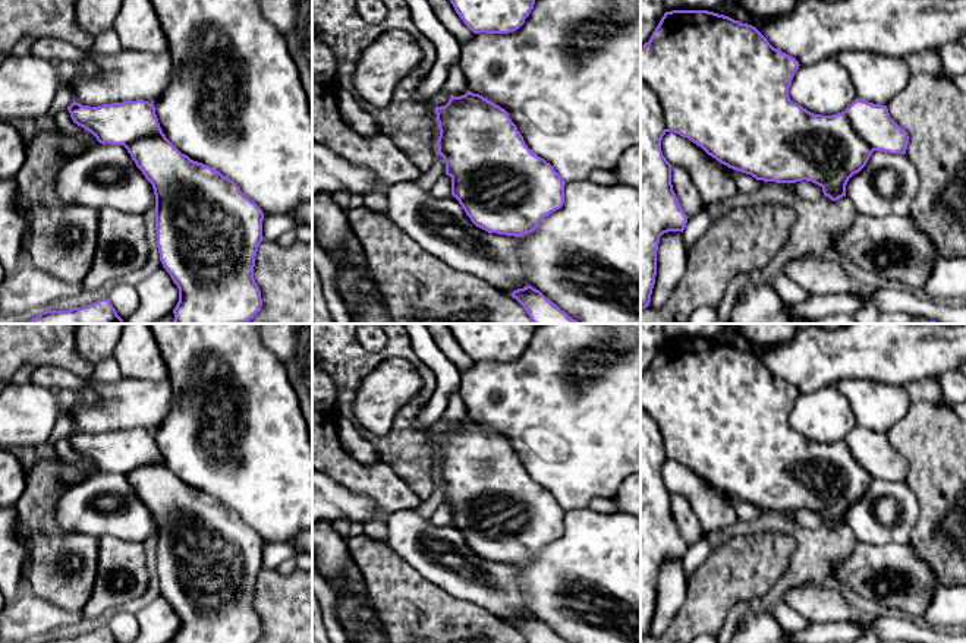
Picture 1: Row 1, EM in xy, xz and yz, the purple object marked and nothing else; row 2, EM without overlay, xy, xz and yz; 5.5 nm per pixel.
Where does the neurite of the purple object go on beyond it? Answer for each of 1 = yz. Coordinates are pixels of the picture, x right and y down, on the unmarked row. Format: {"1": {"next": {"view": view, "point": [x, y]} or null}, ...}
{"1": {"next": null}}

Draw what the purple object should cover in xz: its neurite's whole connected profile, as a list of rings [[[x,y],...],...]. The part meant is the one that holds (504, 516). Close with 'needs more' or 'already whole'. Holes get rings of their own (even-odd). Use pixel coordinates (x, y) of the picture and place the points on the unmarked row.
[[[468,419],[435,442],[451,523],[476,555],[519,565],[563,535],[566,510],[528,476],[504,436]]] | already whole

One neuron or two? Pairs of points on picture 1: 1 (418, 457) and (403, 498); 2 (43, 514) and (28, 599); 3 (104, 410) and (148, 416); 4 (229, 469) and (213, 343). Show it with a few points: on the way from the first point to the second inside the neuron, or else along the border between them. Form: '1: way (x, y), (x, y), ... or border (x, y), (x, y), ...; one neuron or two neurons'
1: border (384, 462), (421, 500); two neurons
2: border (27, 589), (59, 608); two neurons
3: way (115, 410), (138, 410); one neuron
4: way (226, 438), (226, 391), (222, 385), (222, 374); one neuron

